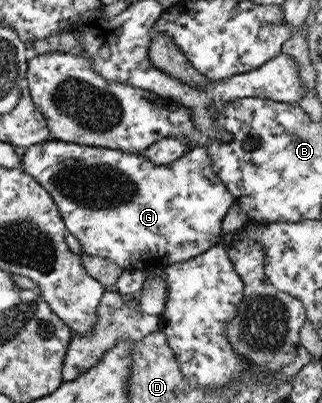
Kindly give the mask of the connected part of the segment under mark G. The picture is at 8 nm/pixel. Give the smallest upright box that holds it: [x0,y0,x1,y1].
[21,140,235,270]

